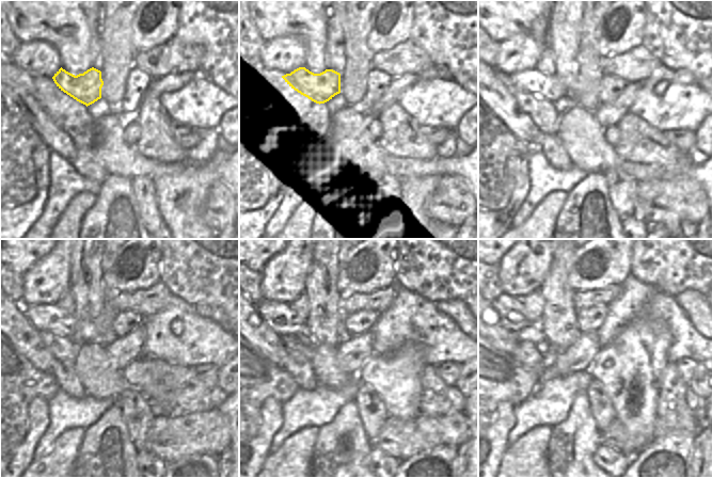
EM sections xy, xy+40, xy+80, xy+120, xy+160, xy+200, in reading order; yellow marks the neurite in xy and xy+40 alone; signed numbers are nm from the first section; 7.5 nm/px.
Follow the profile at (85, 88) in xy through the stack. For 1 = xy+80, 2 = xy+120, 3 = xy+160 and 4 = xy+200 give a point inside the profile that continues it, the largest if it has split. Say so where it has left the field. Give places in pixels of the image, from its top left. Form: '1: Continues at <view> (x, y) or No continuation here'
1: Continues at xy+80 (550, 88)
2: Continues at xy+120 (44, 317)
3: Continues at xy+160 (280, 316)
4: Continues at xy+200 (512, 314)

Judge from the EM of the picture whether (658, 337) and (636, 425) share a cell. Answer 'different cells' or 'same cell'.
same cell

